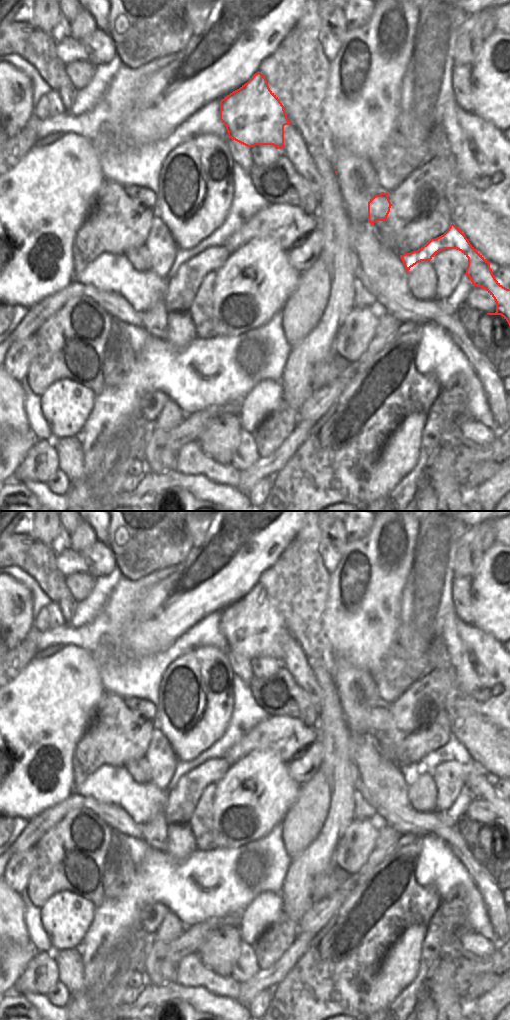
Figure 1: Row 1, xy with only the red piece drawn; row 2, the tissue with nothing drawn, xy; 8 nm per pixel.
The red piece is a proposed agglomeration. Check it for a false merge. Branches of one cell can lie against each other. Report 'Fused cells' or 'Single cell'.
Single cell

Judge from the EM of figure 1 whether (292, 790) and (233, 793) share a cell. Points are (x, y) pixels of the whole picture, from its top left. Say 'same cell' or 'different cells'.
same cell

